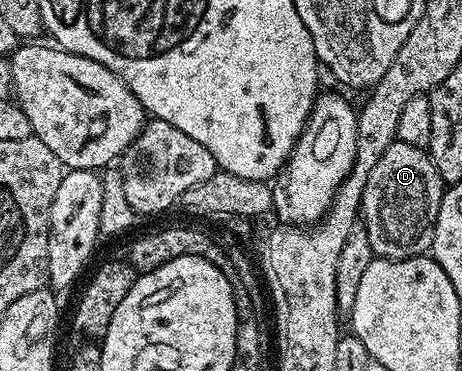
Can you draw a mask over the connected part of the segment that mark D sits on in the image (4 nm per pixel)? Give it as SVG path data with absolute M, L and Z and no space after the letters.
M393 141L378 159L377 166L368 173L363 192L360 219L375 256L396 261L425 256L432 248L438 207L445 188L427 148Z

